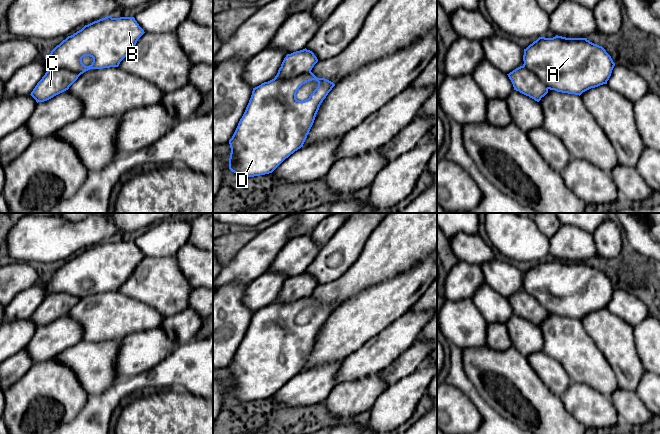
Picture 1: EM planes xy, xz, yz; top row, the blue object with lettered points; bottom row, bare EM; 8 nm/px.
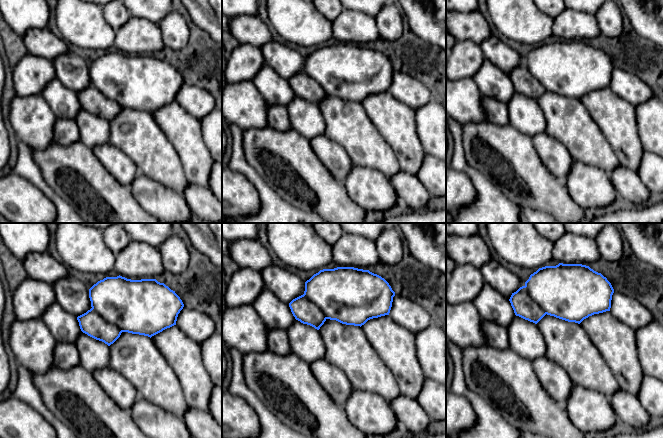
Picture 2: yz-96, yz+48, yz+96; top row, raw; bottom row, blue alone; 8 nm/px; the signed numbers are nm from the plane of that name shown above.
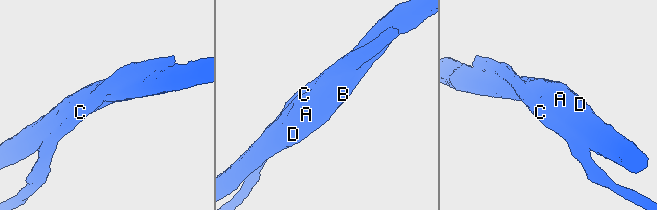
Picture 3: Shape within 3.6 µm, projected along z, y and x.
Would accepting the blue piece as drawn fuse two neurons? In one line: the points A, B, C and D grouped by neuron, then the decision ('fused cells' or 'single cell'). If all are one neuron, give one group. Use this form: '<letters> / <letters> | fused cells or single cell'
A B D / C | fused cells

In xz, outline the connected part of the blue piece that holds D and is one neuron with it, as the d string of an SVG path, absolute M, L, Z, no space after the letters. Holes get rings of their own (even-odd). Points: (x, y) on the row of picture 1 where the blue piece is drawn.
M309 72L291 79L274 78L253 88L246 110L232 138L229 140L231 148L229 169L244 177L254 177L272 173L286 158L303 147L321 103L334 86L335 84L333 82L325 78L317 78L312 72ZM312 80L318 82L316 89L308 99L304 101L297 100L296 93L299 88Z

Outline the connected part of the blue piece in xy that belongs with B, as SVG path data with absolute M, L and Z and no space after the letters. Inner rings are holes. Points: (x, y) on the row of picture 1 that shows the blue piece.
M134 17L99 19L68 36L45 56L48 71L67 69L81 75L90 69L118 67L144 33ZM84 56L93 58L91 65L82 63Z

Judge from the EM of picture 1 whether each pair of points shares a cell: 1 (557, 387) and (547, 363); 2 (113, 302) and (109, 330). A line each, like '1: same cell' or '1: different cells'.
1: same cell
2: same cell

